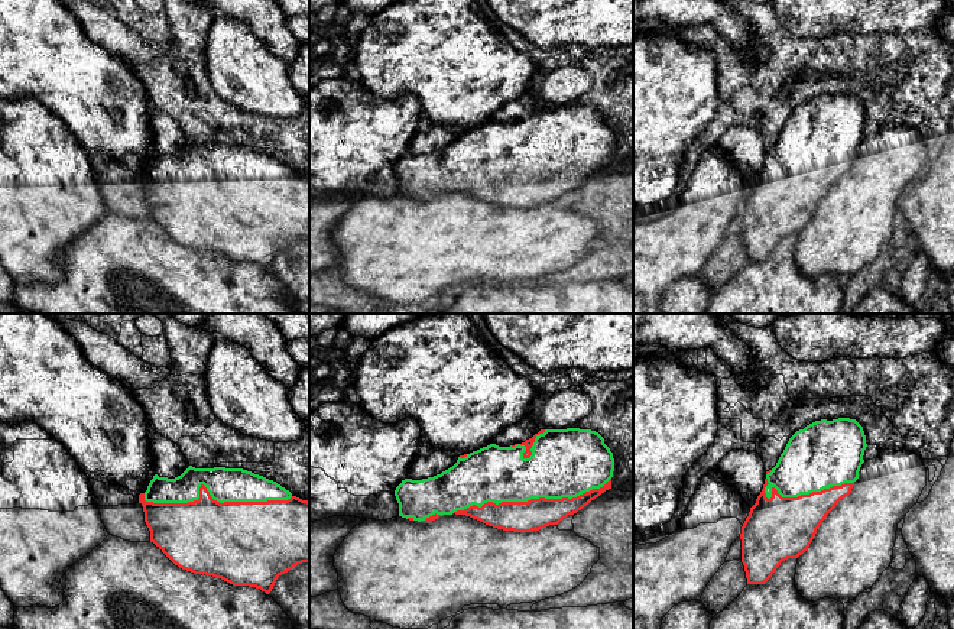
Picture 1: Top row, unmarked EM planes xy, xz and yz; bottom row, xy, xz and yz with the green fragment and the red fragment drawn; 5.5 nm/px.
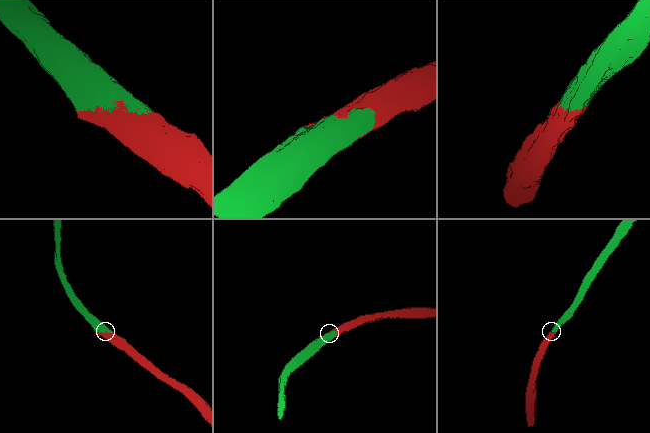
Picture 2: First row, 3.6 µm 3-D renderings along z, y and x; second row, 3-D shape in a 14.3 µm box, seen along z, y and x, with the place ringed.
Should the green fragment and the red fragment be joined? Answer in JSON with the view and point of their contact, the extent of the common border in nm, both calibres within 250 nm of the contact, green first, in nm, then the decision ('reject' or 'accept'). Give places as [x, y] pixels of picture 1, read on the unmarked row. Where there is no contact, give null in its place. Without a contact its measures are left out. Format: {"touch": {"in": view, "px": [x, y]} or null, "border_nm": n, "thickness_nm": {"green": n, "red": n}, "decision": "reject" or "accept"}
{"touch": {"in": "xy", "px": [210, 169]}, "border_nm": 800, "thickness_nm": {"green": 190, "red": 420}, "decision": "accept"}

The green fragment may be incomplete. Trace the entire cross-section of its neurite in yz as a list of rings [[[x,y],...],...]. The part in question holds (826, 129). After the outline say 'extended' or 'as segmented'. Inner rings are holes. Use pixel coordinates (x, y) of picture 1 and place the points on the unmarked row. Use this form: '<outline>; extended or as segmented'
[[[850,94],[821,95],[796,107],[766,155],[742,202],[742,239],[747,260],[765,260],[782,237],[798,234],[835,181],[851,169],[864,139],[866,111]]]; extended

